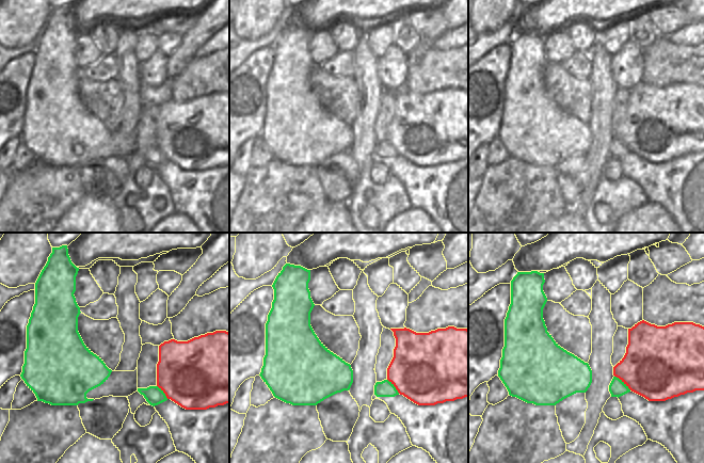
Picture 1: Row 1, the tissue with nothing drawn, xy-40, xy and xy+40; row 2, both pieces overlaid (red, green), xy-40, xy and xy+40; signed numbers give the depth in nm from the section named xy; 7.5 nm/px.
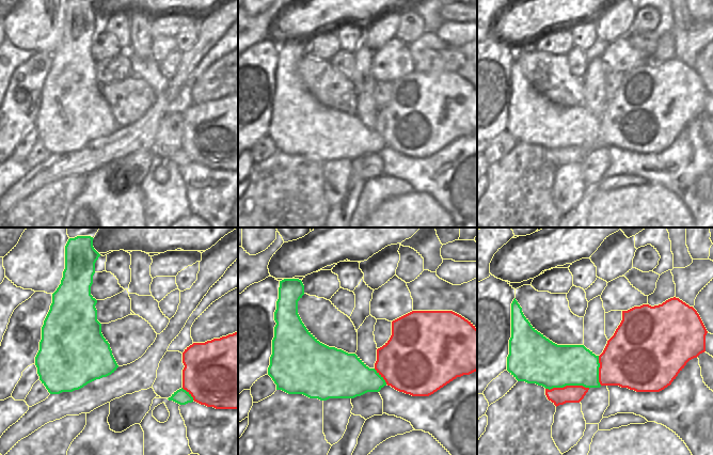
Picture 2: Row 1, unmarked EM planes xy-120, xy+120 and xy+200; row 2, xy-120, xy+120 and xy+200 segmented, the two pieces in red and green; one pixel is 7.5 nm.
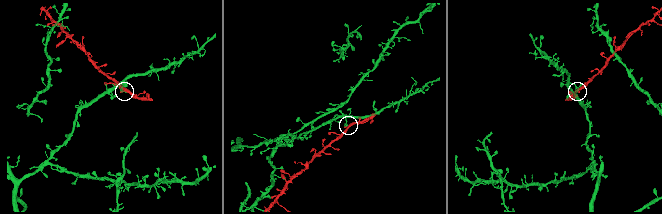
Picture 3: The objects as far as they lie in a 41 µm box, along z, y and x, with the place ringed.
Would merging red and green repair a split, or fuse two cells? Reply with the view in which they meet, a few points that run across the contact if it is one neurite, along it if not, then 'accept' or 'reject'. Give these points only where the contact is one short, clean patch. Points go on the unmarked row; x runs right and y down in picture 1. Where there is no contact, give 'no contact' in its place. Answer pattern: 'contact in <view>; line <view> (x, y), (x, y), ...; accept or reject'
contact in xy+40; reject

